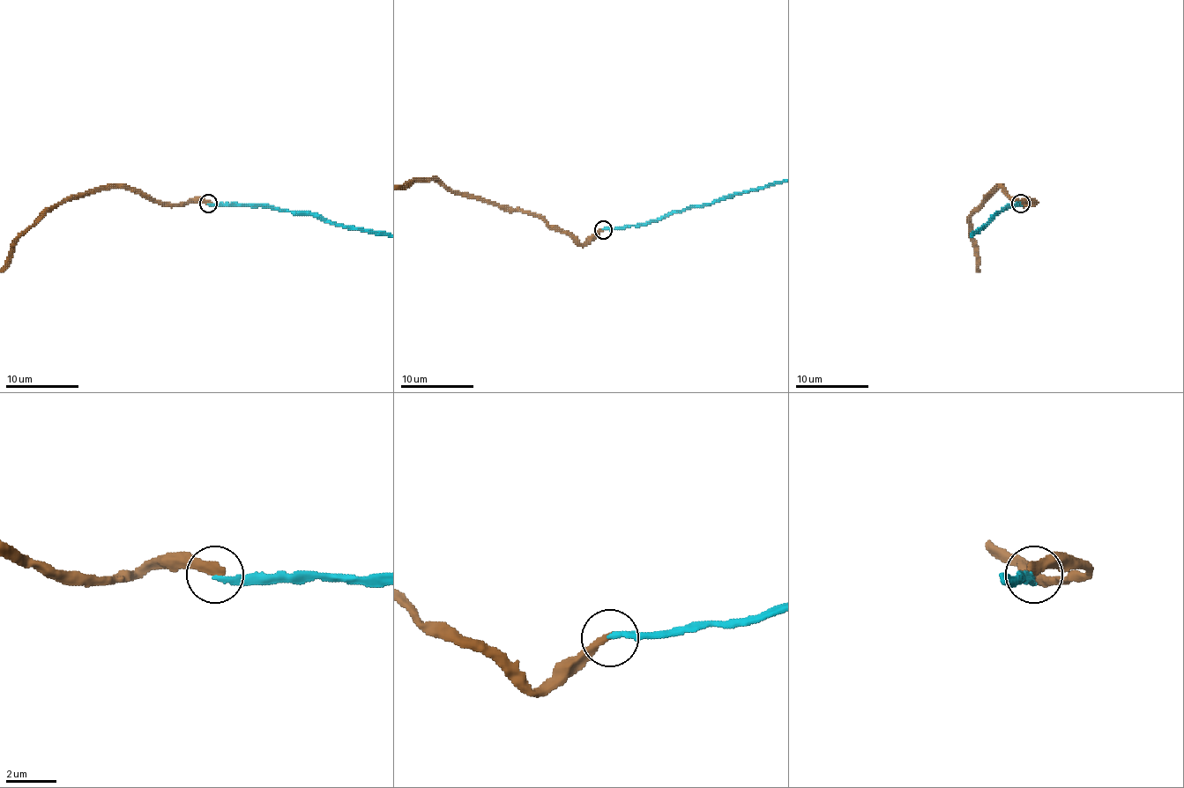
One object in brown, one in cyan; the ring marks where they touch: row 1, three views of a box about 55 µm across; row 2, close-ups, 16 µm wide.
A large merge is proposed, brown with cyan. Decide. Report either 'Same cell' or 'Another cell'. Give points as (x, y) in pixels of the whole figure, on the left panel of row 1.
Another cell

